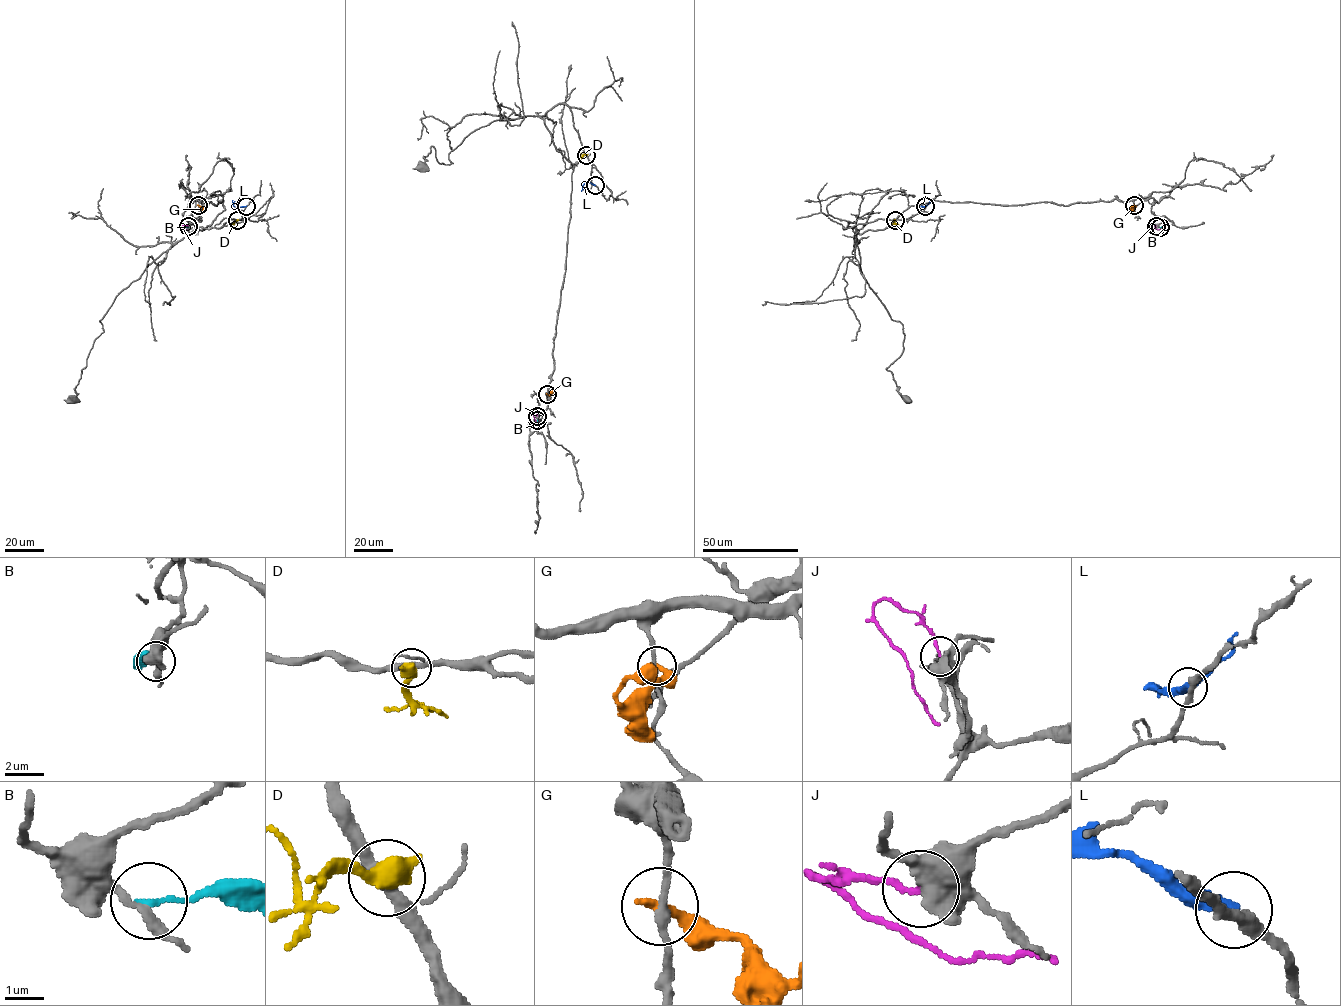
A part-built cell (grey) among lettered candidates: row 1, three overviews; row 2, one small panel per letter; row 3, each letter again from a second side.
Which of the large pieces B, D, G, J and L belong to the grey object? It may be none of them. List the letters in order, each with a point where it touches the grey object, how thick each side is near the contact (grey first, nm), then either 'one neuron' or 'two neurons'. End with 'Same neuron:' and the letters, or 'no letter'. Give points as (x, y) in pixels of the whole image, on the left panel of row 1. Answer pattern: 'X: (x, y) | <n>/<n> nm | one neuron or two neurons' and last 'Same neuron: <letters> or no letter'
B: (188, 227) | 240/140 nm | two neurons
D: (237, 220) | 240/600 nm | two neurons
G: (198, 205) | 220/300 nm | two neurons
J: (188, 226) | 480/130 nm | two neurons
L: (246, 206) | 320/260 nm | two neurons
Same neuron: no letter

